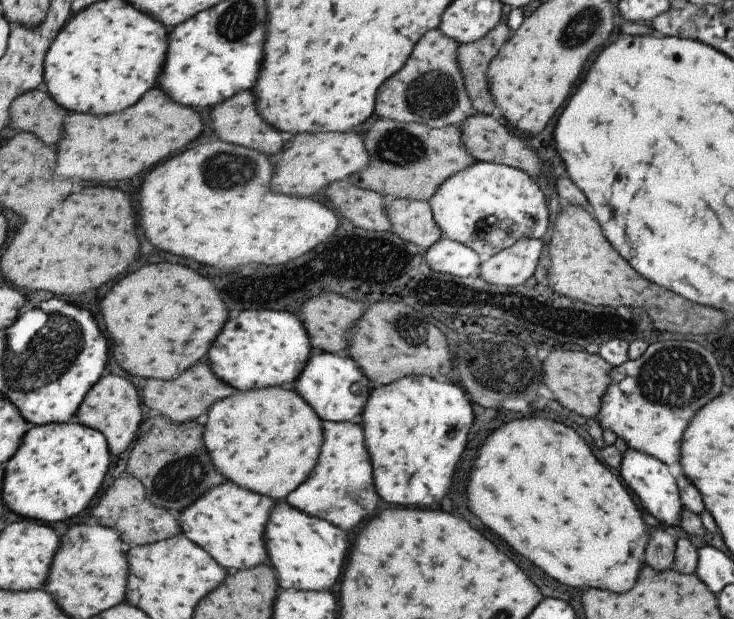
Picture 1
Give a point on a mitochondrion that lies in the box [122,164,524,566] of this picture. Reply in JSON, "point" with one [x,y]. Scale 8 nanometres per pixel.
{"point":[174,483]}

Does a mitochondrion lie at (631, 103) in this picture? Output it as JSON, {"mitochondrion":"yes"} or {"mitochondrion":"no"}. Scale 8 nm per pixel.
{"mitochondrion":"no"}

